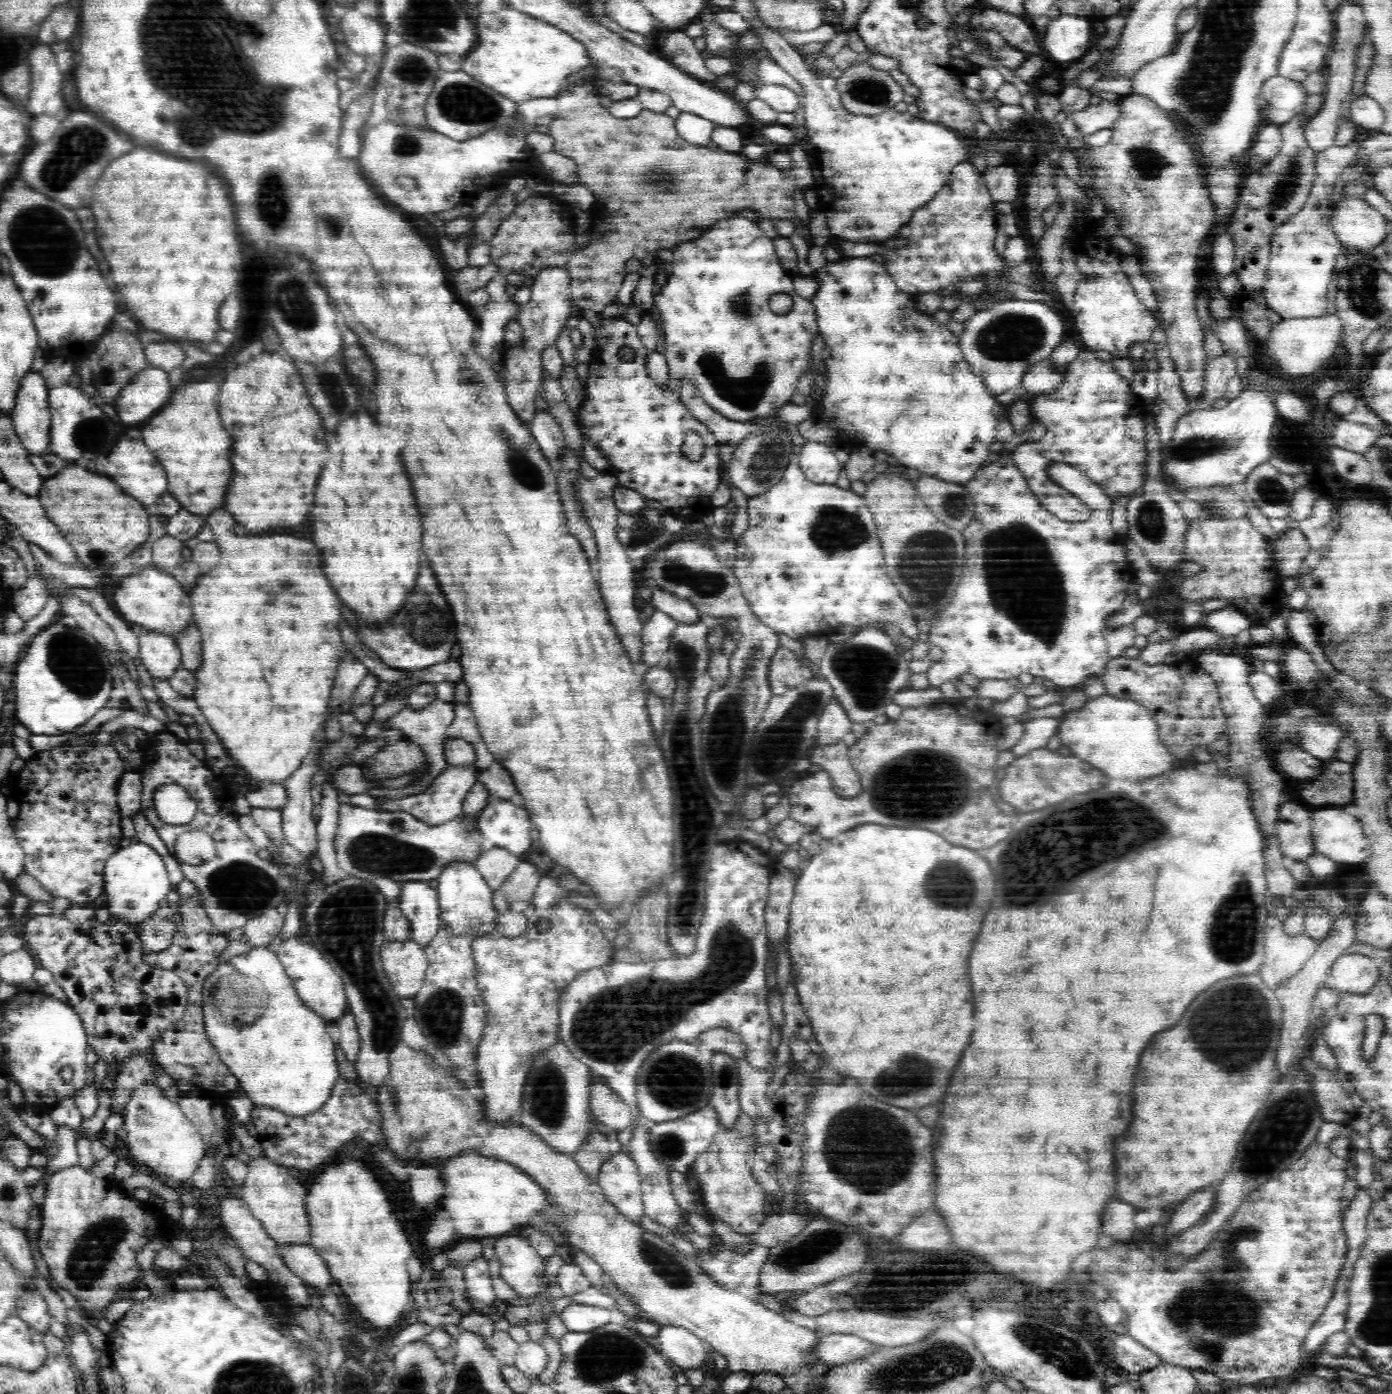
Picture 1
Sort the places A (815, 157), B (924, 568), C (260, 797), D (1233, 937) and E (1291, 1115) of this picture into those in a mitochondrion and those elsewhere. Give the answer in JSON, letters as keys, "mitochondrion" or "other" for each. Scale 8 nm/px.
{"A":"other","B":"mitochondrion","C":"other","D":"mitochondrion","E":"mitochondrion"}

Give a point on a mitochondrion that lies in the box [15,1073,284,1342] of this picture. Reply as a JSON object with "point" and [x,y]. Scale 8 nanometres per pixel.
{"point":[86,1255]}

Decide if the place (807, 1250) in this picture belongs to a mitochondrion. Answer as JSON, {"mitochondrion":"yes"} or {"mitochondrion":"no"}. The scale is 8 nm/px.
{"mitochondrion":"yes"}

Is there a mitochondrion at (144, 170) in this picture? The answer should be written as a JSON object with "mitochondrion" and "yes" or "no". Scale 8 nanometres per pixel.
{"mitochondrion":"no"}

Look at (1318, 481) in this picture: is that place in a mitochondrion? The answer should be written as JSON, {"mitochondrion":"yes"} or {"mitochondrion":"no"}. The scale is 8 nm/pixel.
{"mitochondrion":"no"}

